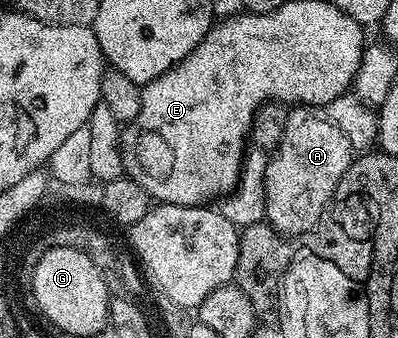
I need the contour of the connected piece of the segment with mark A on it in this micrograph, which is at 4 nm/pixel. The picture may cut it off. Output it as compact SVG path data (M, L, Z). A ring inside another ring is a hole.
M304 106L291 109L276 150L268 156L264 172L264 220L281 237L299 238L316 225L336 195L342 174L351 166L354 149L346 134L324 114Z

